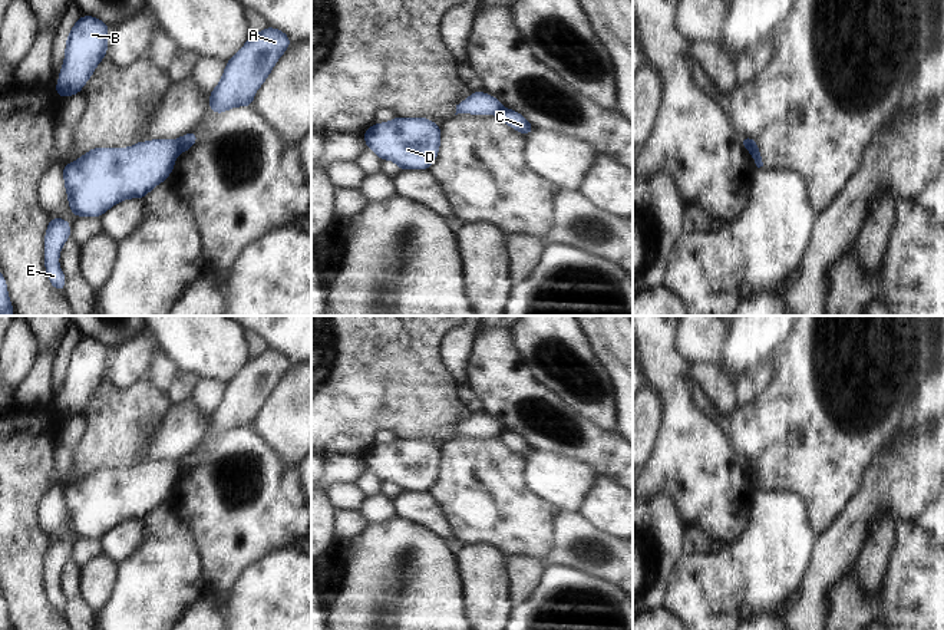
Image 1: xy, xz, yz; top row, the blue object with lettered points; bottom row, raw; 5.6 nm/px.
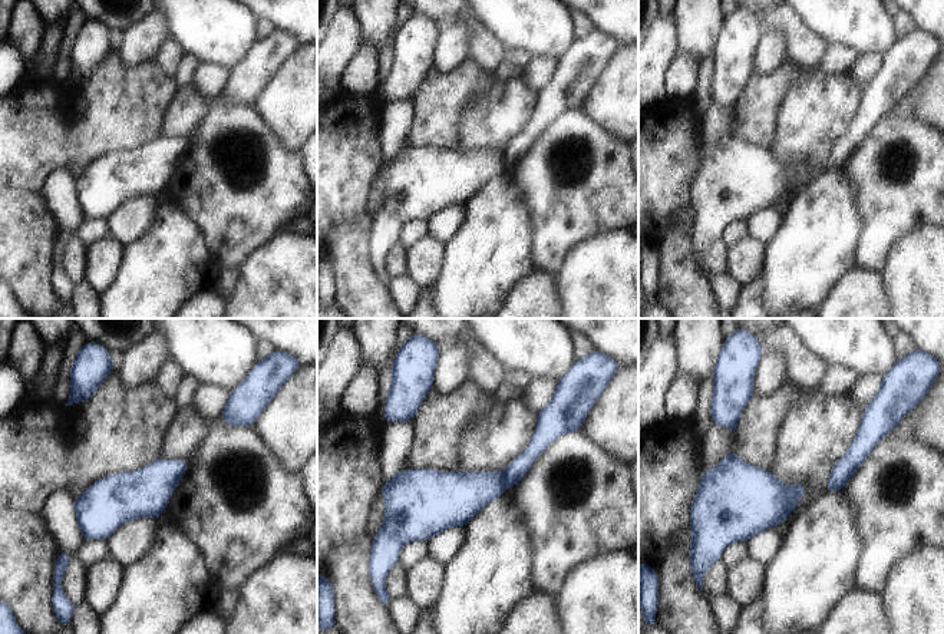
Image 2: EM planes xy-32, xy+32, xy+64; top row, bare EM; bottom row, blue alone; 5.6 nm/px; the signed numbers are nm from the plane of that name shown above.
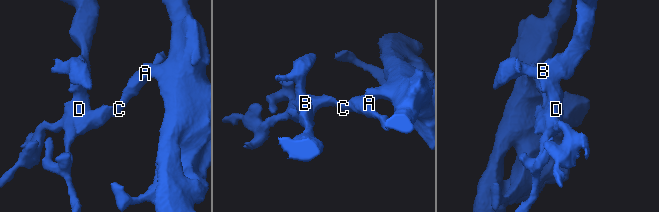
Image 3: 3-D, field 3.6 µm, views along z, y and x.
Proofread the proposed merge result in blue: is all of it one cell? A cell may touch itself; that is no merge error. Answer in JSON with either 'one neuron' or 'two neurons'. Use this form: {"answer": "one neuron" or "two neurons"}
{"answer": "two neurons"}

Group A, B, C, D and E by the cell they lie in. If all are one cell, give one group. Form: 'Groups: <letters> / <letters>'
Groups: A C / B D E.

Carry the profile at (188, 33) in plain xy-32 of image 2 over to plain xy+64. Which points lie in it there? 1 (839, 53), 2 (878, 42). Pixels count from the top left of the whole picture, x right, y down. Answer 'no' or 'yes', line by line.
1: no
2: yes

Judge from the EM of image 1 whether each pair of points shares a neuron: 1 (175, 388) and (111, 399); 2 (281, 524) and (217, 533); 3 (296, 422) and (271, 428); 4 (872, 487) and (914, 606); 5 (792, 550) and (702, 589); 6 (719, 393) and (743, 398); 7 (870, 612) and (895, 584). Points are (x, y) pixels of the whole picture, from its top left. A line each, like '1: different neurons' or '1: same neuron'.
1: different neurons
2: same neuron
3: same neuron
4: different neurons
5: same neuron
6: different neurons
7: different neurons

